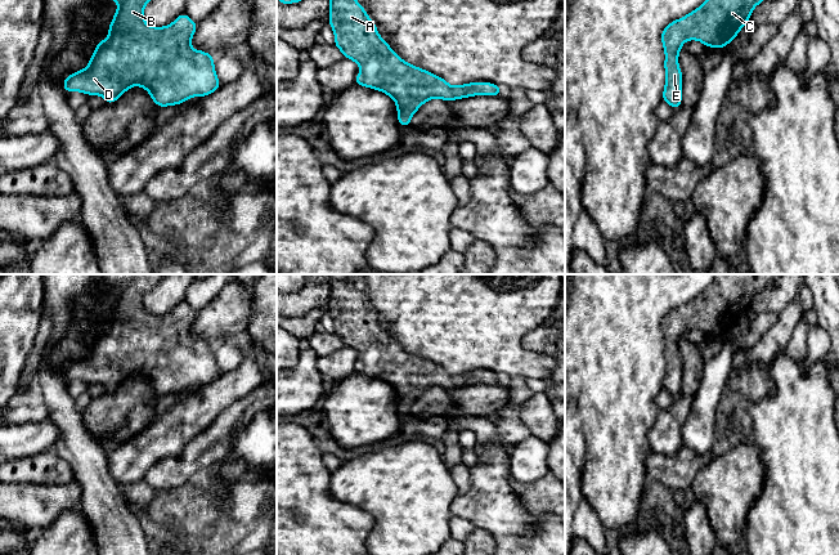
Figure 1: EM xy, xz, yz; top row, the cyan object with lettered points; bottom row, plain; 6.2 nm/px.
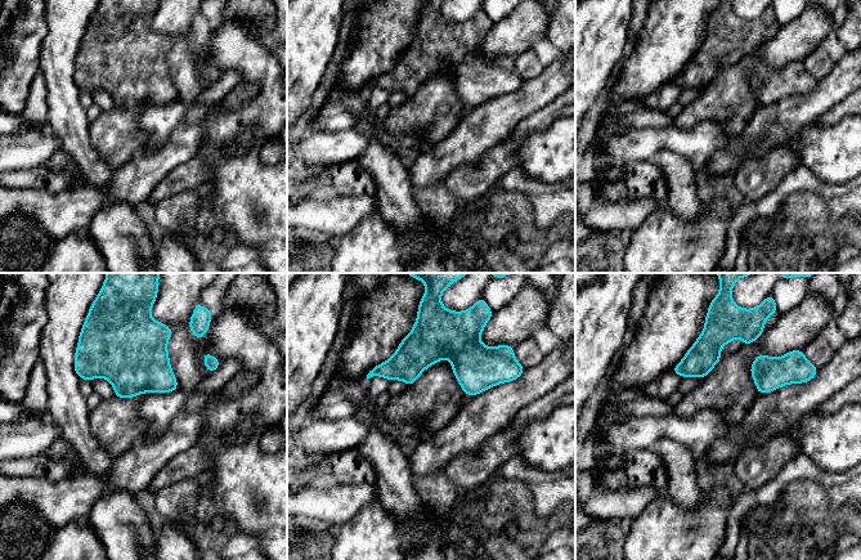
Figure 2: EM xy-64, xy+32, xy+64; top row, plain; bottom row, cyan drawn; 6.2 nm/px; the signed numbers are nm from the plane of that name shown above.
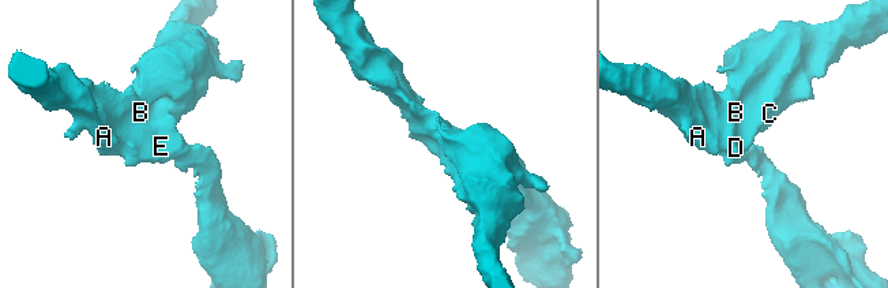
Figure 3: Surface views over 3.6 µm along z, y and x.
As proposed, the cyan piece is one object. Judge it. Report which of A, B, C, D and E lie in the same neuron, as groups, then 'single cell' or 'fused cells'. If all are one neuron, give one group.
A B C D E | single cell

